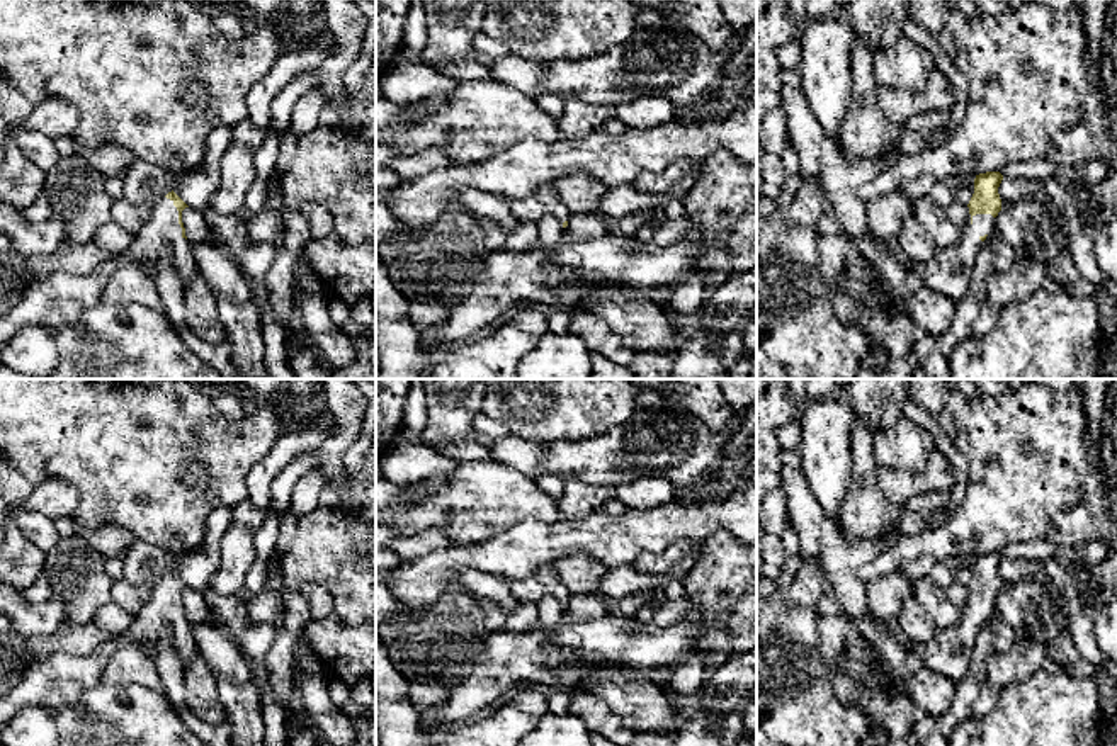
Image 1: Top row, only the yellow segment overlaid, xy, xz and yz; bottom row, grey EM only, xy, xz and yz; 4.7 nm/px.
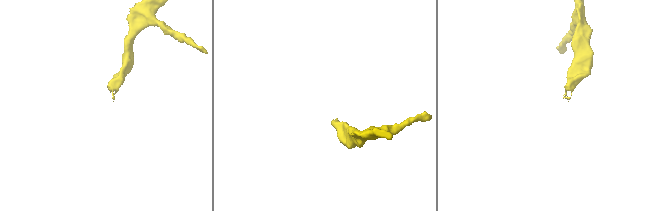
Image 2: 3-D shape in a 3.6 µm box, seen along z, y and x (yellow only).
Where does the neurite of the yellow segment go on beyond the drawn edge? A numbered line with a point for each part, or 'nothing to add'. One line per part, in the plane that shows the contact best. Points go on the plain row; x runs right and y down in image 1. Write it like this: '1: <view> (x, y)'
1: xy (38, 687)

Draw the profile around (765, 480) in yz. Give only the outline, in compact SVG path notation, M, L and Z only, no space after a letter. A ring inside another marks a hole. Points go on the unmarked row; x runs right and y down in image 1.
M757 467L757 513L758 513L763 496L775 488L780 488L779 472Z

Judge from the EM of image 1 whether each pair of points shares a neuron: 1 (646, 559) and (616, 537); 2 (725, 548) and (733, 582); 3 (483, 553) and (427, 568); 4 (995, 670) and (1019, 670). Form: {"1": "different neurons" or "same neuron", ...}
{"1": "different neurons", "2": "same neuron", "3": "same neuron", "4": "same neuron"}

